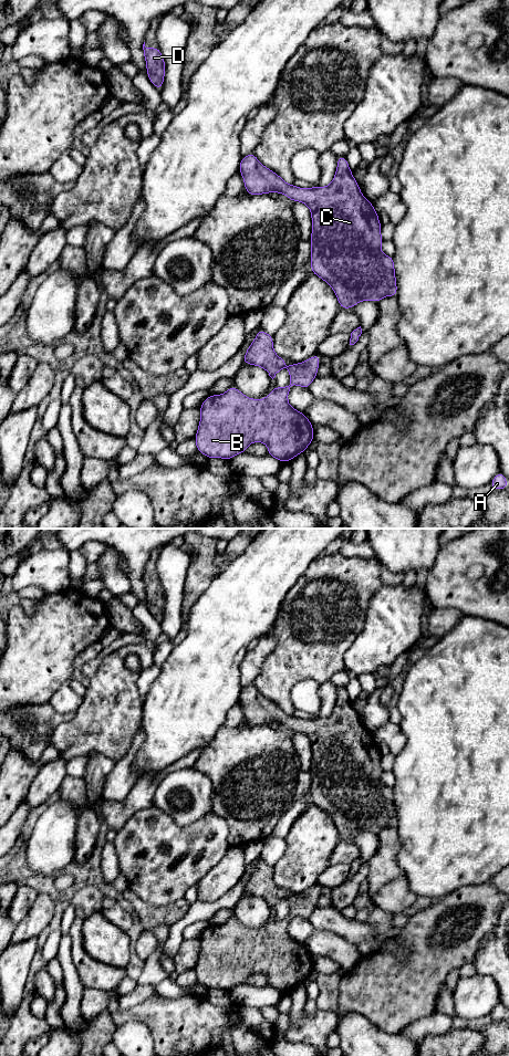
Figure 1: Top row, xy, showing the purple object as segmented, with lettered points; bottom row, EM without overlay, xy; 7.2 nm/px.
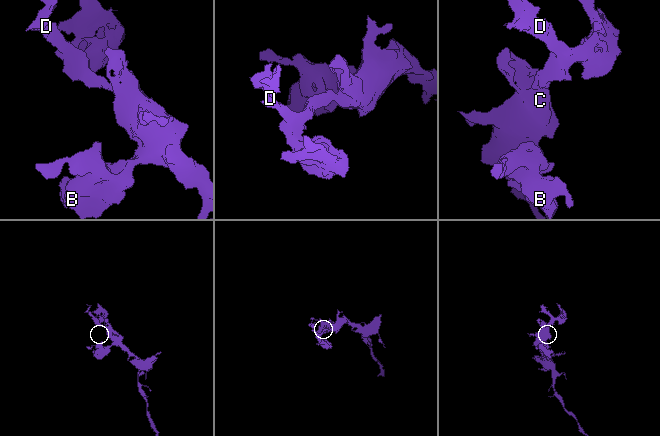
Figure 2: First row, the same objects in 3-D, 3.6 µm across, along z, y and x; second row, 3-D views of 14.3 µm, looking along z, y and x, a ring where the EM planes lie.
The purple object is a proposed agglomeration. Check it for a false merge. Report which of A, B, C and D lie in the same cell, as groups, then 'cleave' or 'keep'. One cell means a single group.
A B C D | keep

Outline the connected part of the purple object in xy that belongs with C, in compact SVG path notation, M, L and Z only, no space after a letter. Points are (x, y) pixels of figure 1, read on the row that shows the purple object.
M253 153L241 158L239 170L243 177L245 189L248 195L264 195L270 192L283 194L293 202L305 203L311 211L311 271L326 282L334 291L341 309L349 310L362 301L380 302L385 296L397 296L395 263L393 257L381 251L383 238L382 223L377 211L371 200L366 199L360 190L359 182L352 175L345 156L337 156L337 167L332 182L326 187L300 188L287 184L277 172L263 166Z

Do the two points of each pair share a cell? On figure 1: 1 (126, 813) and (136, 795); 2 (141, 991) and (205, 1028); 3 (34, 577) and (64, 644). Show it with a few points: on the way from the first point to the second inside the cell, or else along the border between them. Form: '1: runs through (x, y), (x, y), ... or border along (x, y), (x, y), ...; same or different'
1: runs through (127, 808), (136, 800); same
2: border along (156, 994), (128, 1009); different
3: border along (68, 586), (60, 592), (47, 594); different

